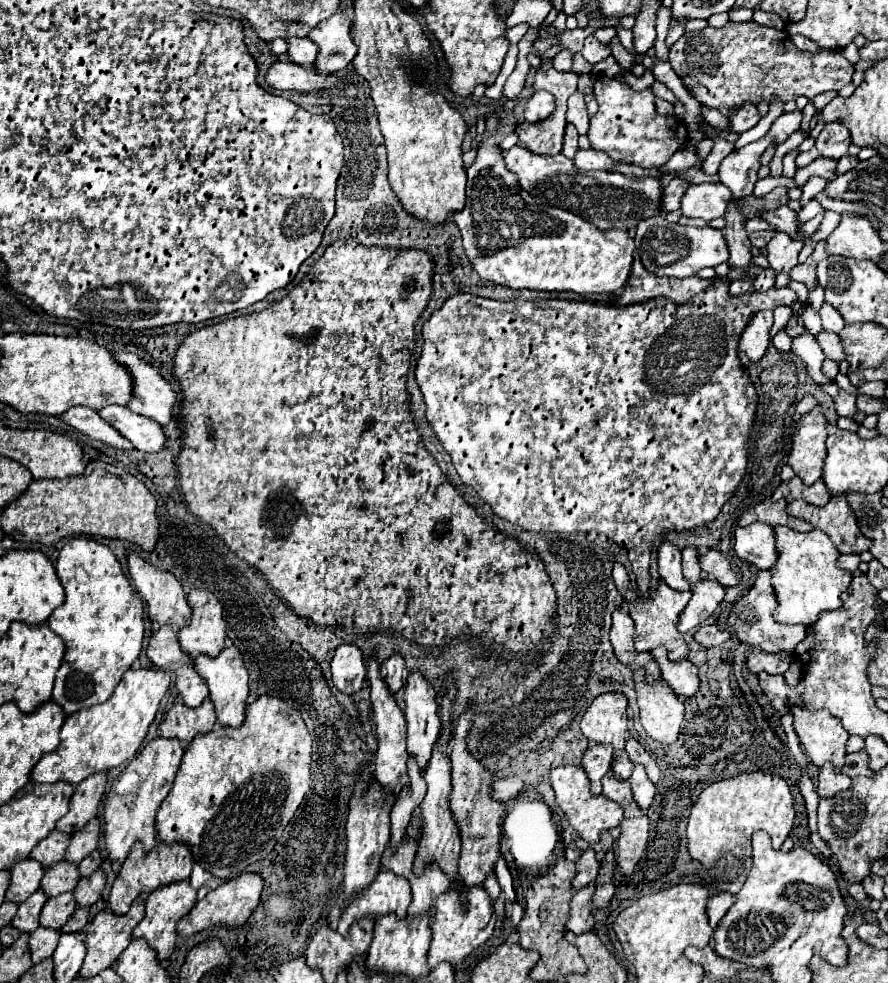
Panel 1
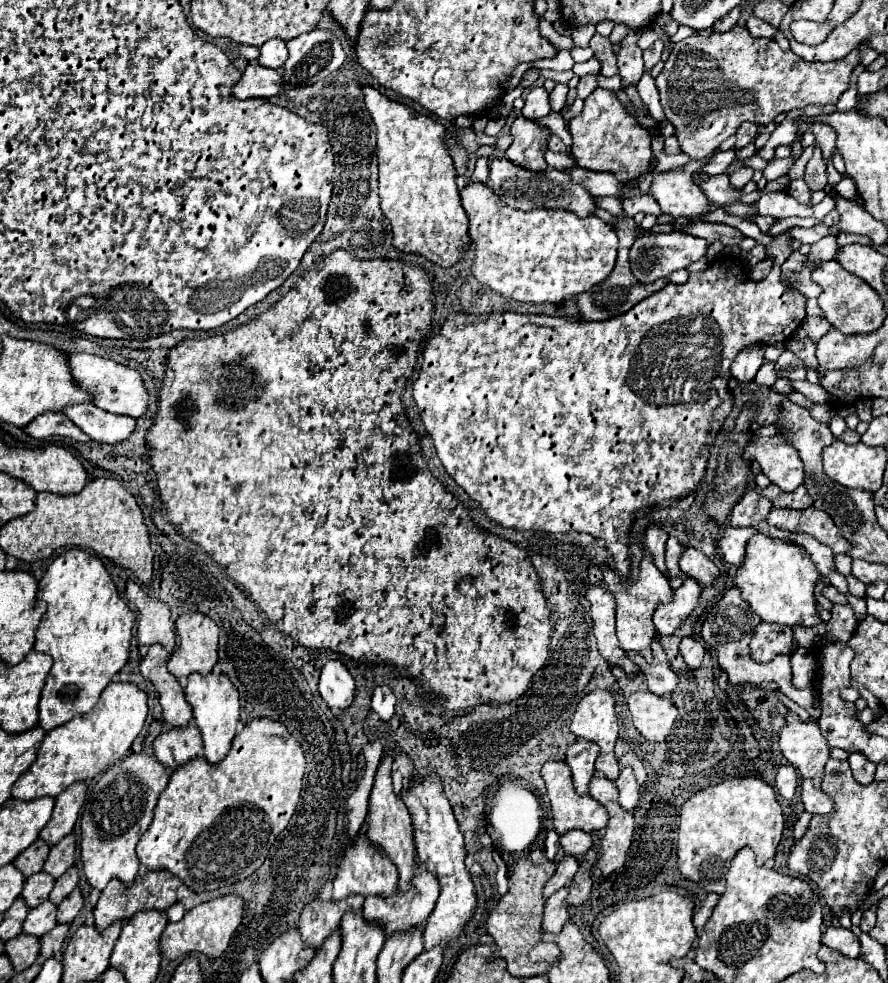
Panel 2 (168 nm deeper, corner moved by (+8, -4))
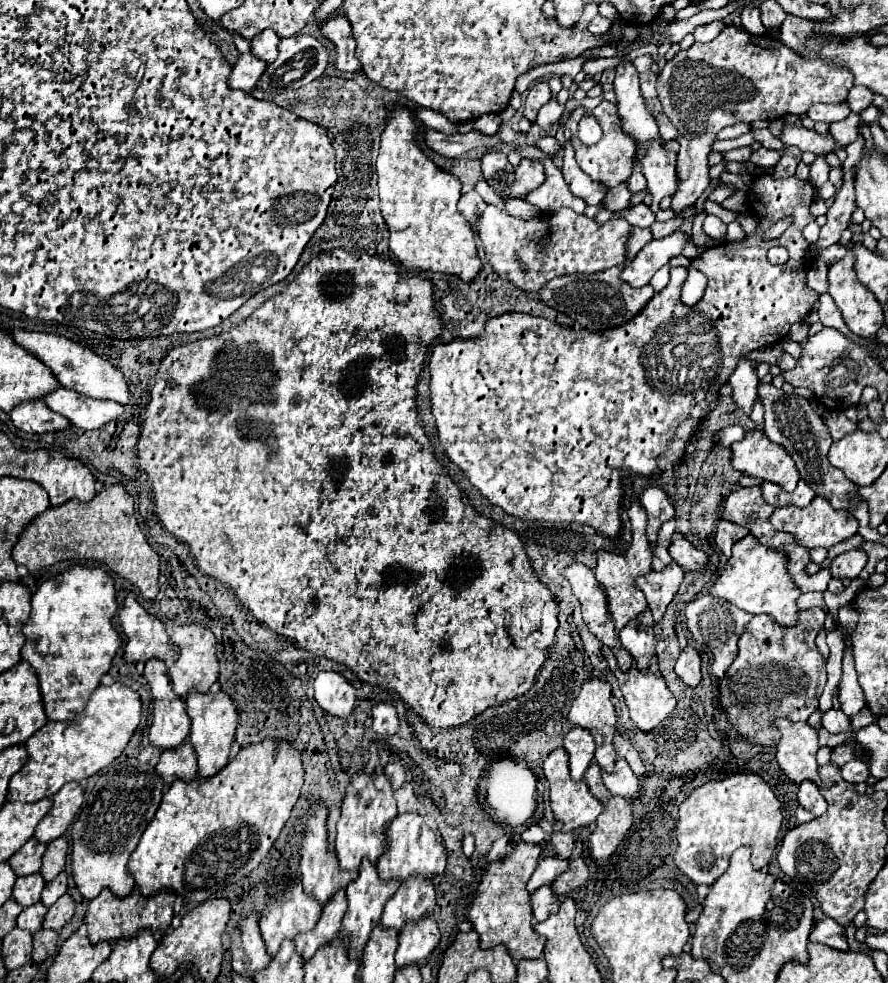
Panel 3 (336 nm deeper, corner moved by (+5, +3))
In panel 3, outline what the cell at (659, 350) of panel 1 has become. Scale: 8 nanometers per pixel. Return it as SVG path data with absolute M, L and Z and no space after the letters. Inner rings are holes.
M761 173L753 177L747 199L751 213L755 213L759 221L755 233L745 235L741 241L725 241L727 245L709 247L699 257L691 259L691 265L709 279L703 299L693 307L683 305L679 299L687 269L673 267L669 285L647 303L639 317L599 335L589 331L575 333L573 329L565 329L541 317L505 313L489 319L485 331L477 339L435 345L429 359L429 389L439 441L461 469L471 469L473 485L489 503L499 505L505 513L519 519L579 523L581 527L591 527L615 539L621 529L619 471L629 469L639 475L659 473L661 467L657 459L665 457L679 423L705 399L705 389L709 389L711 383L725 383L727 373L733 373L741 357L783 341L789 335L789 327L807 317L813 303L819 299L805 283L813 257L803 237L803 227L815 219L809 211L815 201L815 187L797 177L773 179ZM781 217L793 217L793 225L779 239L765 243L761 239L763 231ZM773 245L783 245L789 251L789 261L785 265L771 265L767 261L767 249Z

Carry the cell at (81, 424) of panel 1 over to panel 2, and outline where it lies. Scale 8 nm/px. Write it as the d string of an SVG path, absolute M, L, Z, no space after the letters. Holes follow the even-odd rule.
M44 412L42 416L34 418L24 430L36 440L58 434L58 436L68 436L78 442L90 442L90 436L84 436L84 432L80 432L80 428L76 428L72 420L64 416L64 412Z

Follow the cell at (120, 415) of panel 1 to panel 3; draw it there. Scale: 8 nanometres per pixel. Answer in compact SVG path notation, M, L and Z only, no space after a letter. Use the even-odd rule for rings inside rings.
M63 387L43 395L43 401L51 411L67 417L71 425L77 425L81 429L99 429L125 411L123 405L115 401L83 397L81 393Z

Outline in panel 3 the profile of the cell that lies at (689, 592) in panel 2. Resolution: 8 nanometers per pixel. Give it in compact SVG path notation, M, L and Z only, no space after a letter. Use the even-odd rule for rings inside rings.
M675 563L667 565L667 569L663 571L653 571L647 573L643 577L635 579L637 589L641 589L645 593L647 605L655 617L655 621L661 621L667 605L671 603L673 595L677 593L679 585L683 581L683 569Z

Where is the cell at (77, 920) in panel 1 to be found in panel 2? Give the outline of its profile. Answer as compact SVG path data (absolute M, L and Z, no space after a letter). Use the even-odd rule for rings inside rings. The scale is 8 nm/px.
M58 924L54 930L50 930L48 934L40 936L40 942L42 942L42 952L40 956L42 958L48 958L48 956L54 956L62 950L62 944L66 940L66 934L68 934L68 928L70 924Z

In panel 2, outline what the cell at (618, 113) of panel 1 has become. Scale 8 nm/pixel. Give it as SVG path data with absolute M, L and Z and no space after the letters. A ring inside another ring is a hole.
M596 88L584 100L582 114L570 120L570 132L574 140L570 152L576 158L578 166L582 168L616 172L620 180L640 178L650 168L650 160L652 160L650 130L638 124L638 120L620 104L616 92L612 90Z

